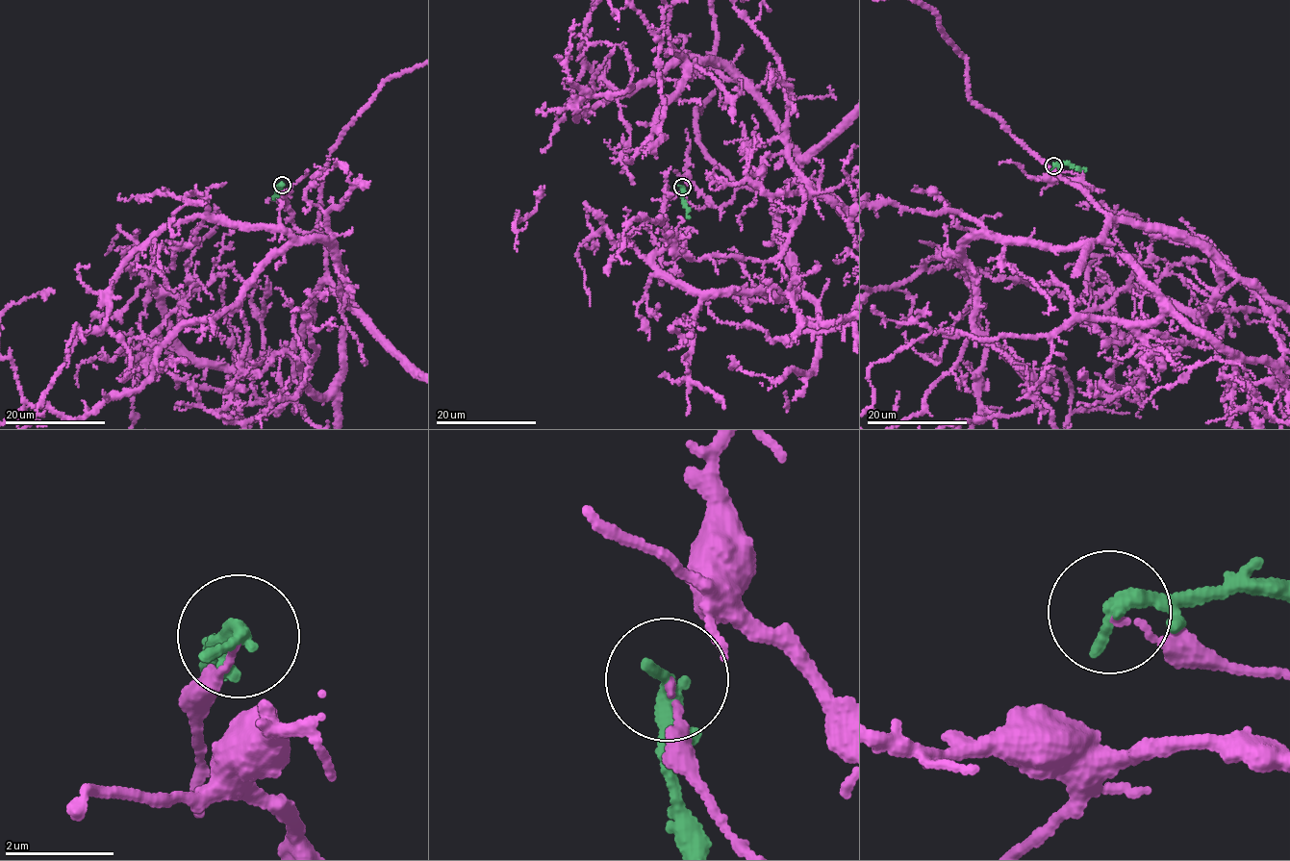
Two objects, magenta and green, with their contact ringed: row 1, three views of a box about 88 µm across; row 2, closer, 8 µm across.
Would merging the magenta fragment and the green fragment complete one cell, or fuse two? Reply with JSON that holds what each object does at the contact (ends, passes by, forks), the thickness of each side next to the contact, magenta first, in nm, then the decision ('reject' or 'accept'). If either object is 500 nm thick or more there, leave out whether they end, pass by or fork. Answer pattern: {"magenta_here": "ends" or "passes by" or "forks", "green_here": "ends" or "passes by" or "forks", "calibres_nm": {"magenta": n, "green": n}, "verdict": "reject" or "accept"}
{"magenta_here": "ends", "green_here": "ends", "calibres_nm": {"magenta": 110, "green": 340}, "verdict": "reject"}

